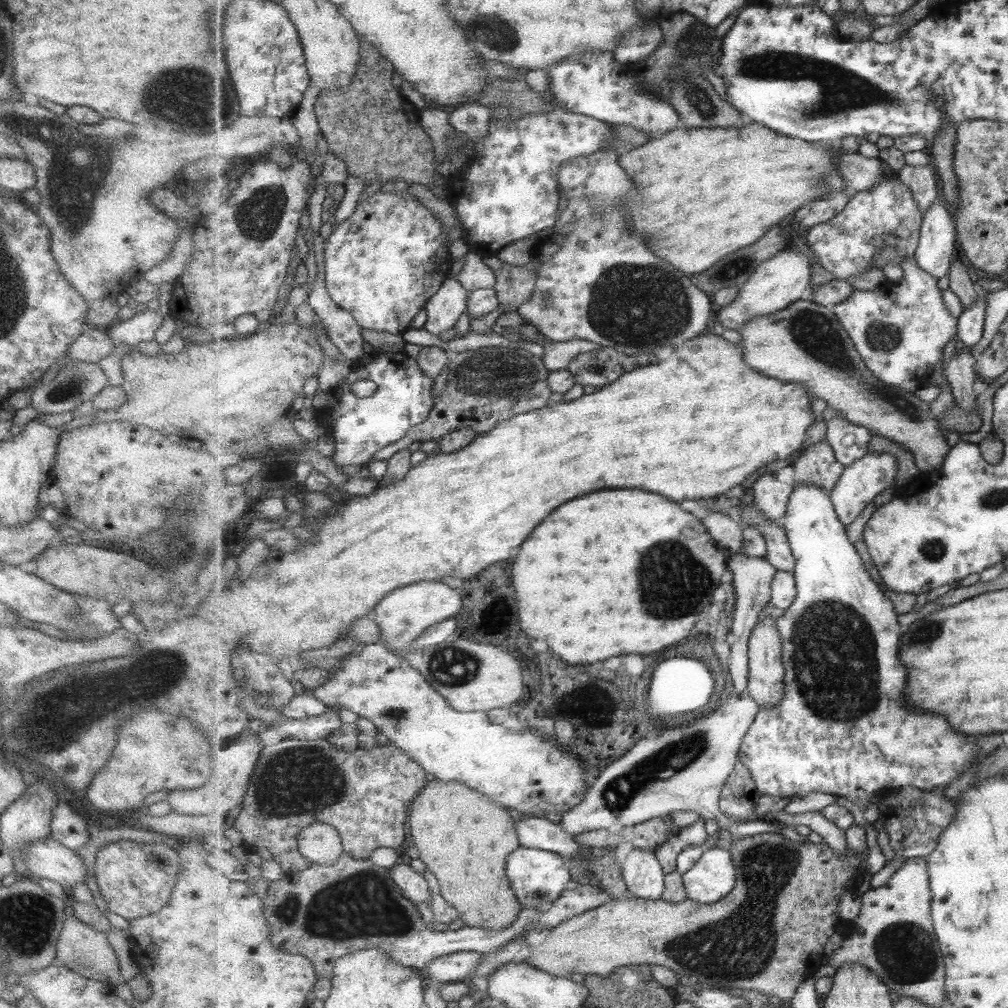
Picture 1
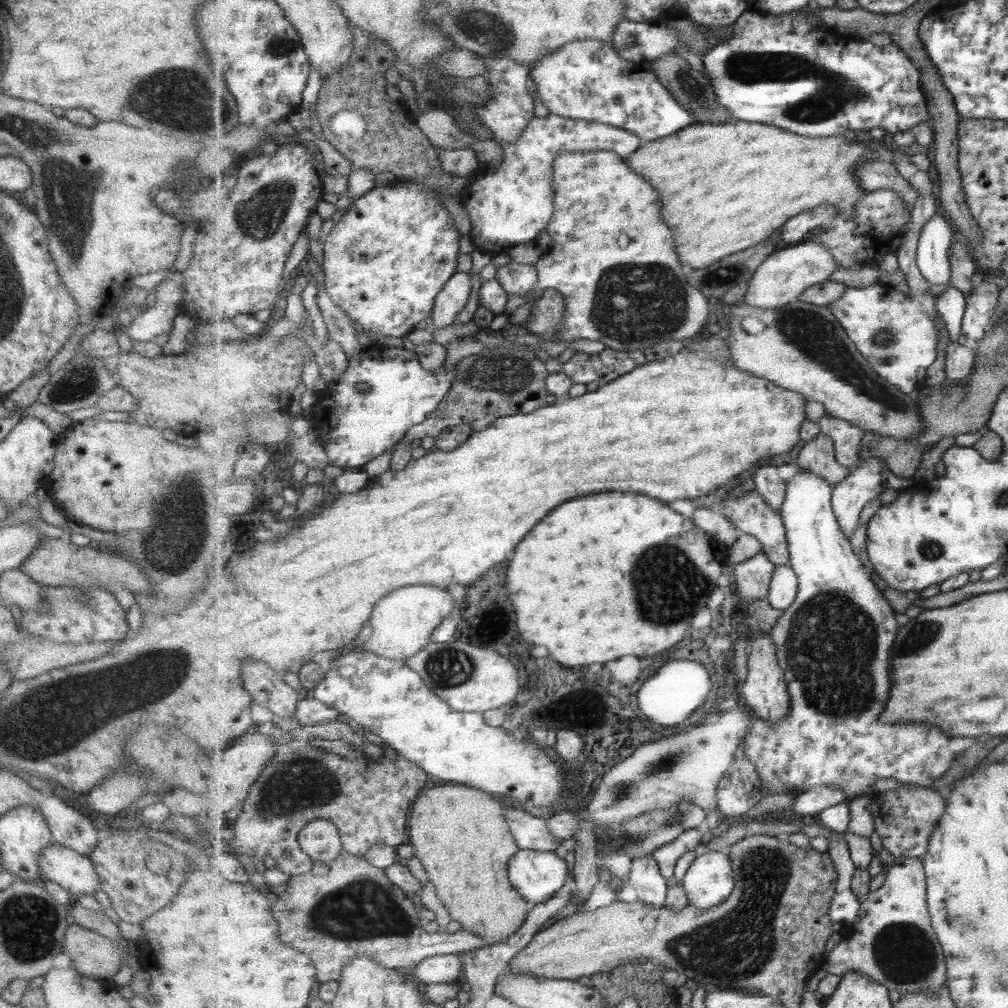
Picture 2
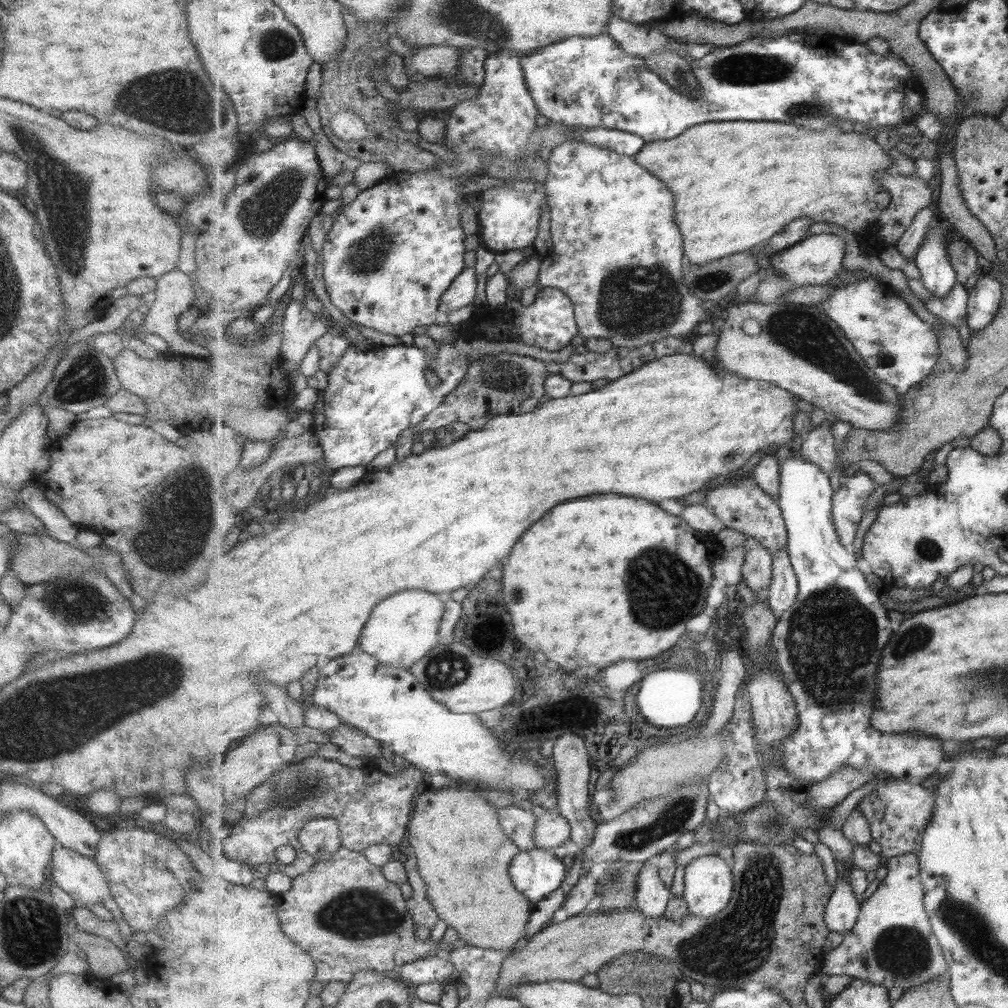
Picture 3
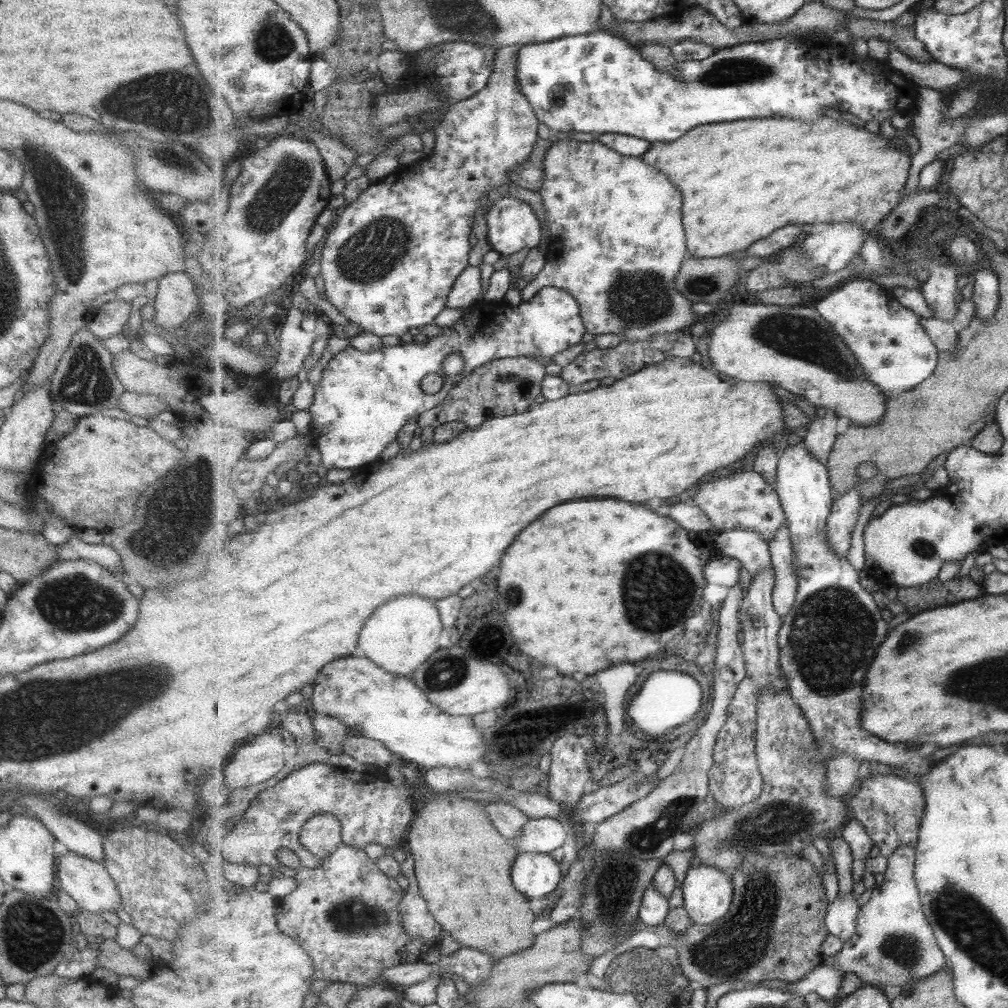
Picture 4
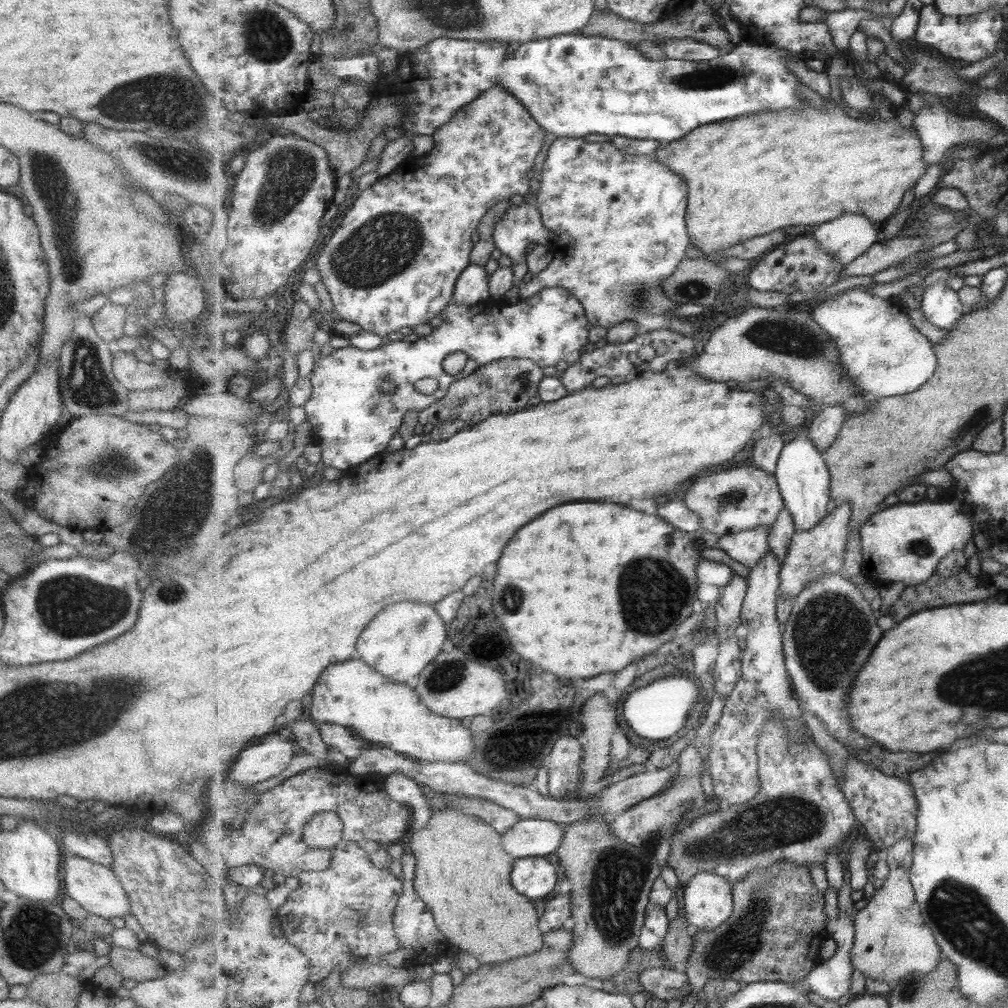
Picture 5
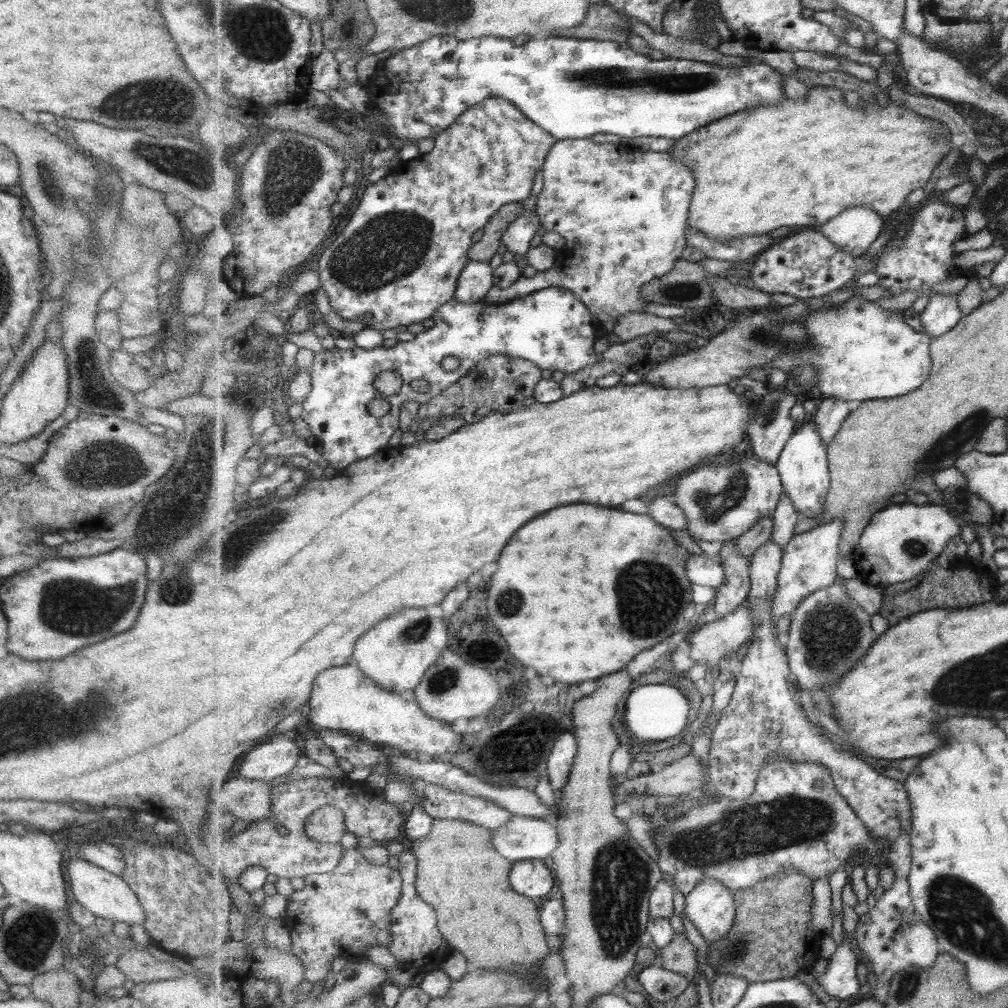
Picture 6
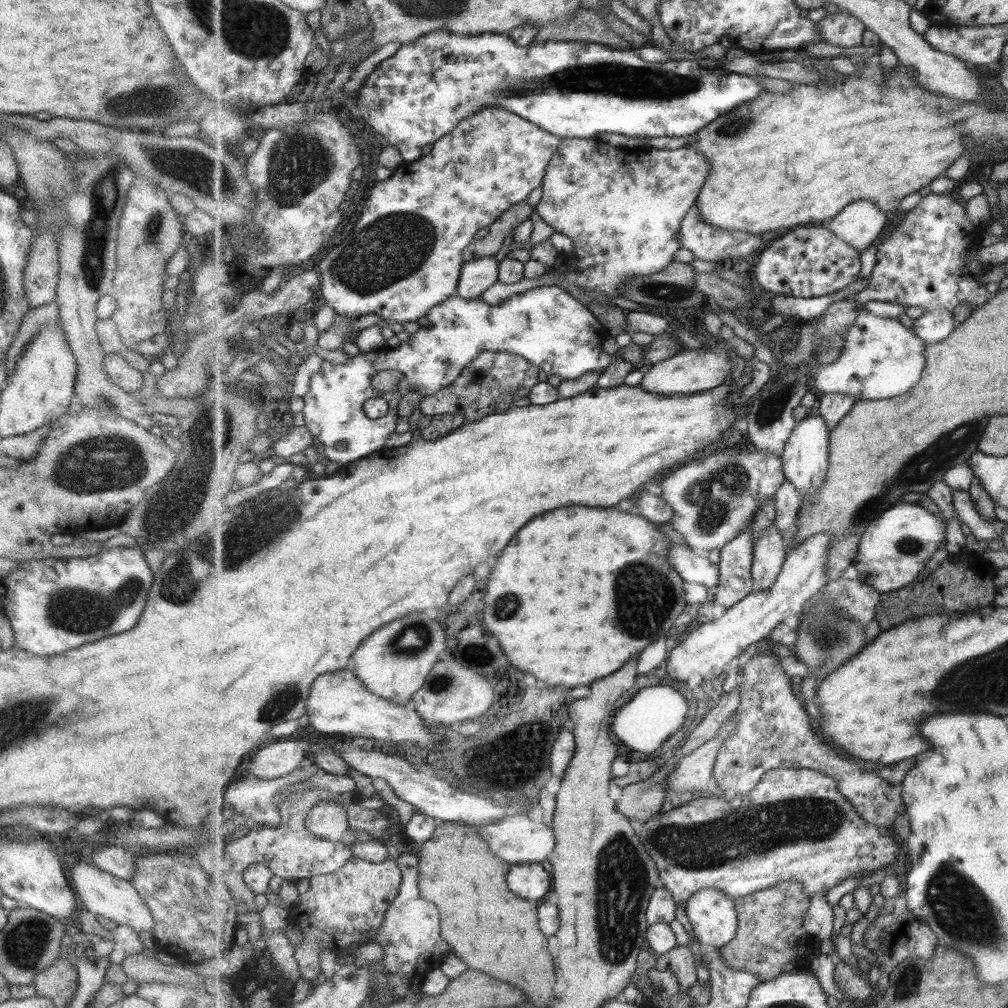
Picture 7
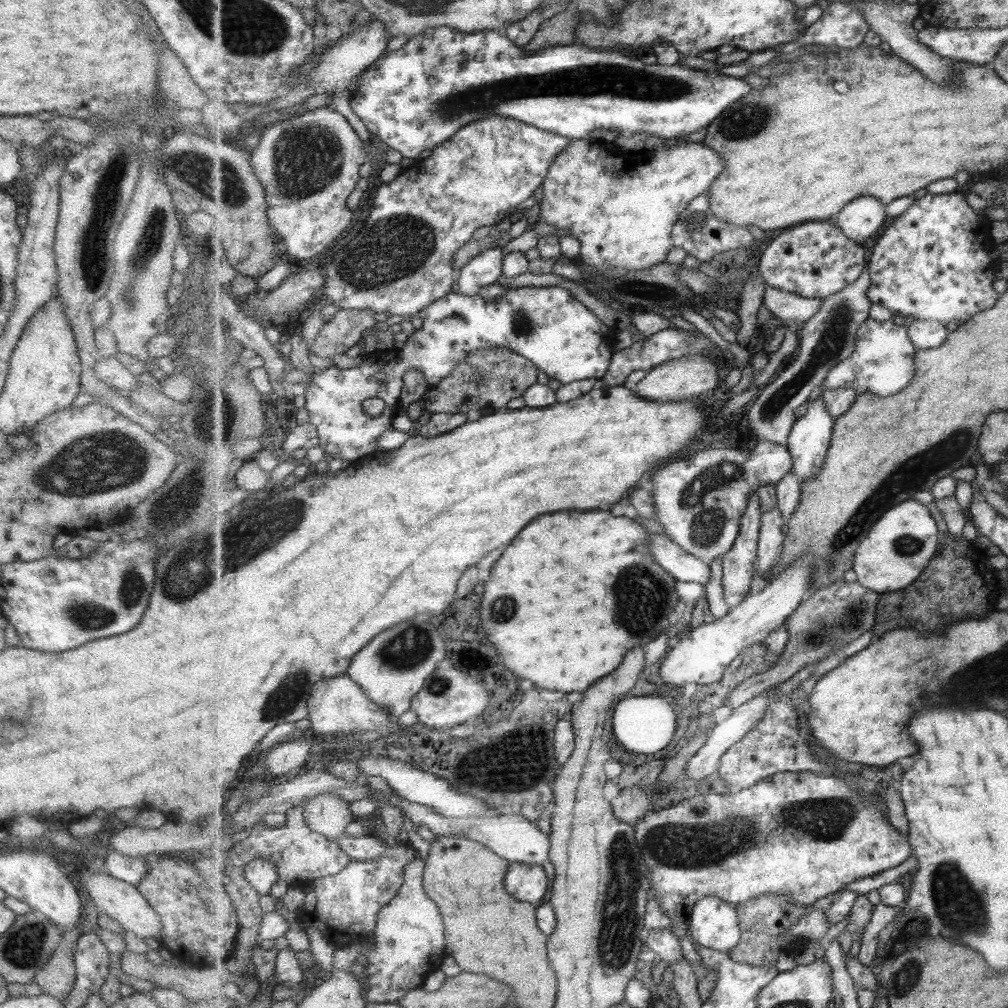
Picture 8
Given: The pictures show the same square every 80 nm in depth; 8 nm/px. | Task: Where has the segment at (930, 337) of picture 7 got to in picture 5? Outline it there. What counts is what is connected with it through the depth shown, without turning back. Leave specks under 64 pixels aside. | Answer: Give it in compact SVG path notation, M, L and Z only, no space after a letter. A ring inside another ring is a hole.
M938 280L923 294L922 310L926 317L938 327L952 329L958 320L964 315L958 292L955 292L949 284L949 280Z

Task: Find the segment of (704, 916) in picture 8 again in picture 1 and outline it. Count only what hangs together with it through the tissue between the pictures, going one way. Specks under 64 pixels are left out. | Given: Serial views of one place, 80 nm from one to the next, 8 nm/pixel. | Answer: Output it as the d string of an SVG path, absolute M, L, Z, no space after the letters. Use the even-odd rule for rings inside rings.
M713 847L684 874L688 898L701 904L718 903L736 888L738 874L732 852Z

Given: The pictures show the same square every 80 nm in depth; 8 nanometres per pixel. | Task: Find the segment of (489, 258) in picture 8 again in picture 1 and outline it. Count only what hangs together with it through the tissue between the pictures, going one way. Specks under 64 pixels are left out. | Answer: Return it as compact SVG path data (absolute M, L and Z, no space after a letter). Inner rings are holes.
M448 278L439 292L429 299L424 329L438 337L455 328L459 318L468 310L469 294L457 278Z

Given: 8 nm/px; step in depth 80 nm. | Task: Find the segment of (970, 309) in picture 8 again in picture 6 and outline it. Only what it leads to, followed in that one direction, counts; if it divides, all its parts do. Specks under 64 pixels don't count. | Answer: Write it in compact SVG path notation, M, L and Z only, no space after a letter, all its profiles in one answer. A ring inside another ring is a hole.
M939 201L929 203L912 218L913 226L906 236L893 240L893 249L879 259L875 273L879 276L879 286L890 293L887 296L897 296L905 291L922 293L922 296L931 298L935 292L933 288L948 278L958 277L966 273L957 270L952 265L953 254L952 244L955 241L963 240L966 237L968 224L966 213L962 208L951 206L947 202Z

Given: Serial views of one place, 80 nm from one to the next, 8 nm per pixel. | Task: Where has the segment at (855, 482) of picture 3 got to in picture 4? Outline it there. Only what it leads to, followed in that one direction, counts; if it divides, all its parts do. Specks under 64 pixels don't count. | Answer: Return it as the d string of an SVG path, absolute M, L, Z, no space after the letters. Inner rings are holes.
M851 489L845 496L837 497L833 503L826 533L839 558L847 557L850 552L861 509L861 494L855 489Z

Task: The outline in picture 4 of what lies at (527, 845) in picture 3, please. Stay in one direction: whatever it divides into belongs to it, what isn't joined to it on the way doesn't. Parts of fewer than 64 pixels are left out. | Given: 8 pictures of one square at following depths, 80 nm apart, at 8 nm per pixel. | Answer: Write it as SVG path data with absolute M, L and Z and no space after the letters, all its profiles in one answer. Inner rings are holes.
M493 803L486 806L494 825L508 839L519 838L532 819L511 803Z

